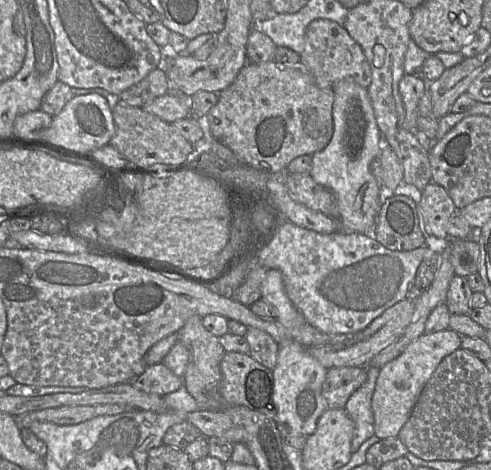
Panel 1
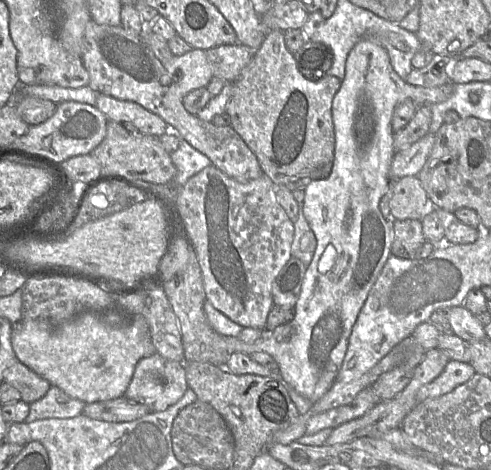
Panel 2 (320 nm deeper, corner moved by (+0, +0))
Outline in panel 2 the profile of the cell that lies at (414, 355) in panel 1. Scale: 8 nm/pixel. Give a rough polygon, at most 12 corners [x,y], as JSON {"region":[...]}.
{"region":[[449,360],[422,386],[417,402],[453,391],[475,375],[470,363]]}

